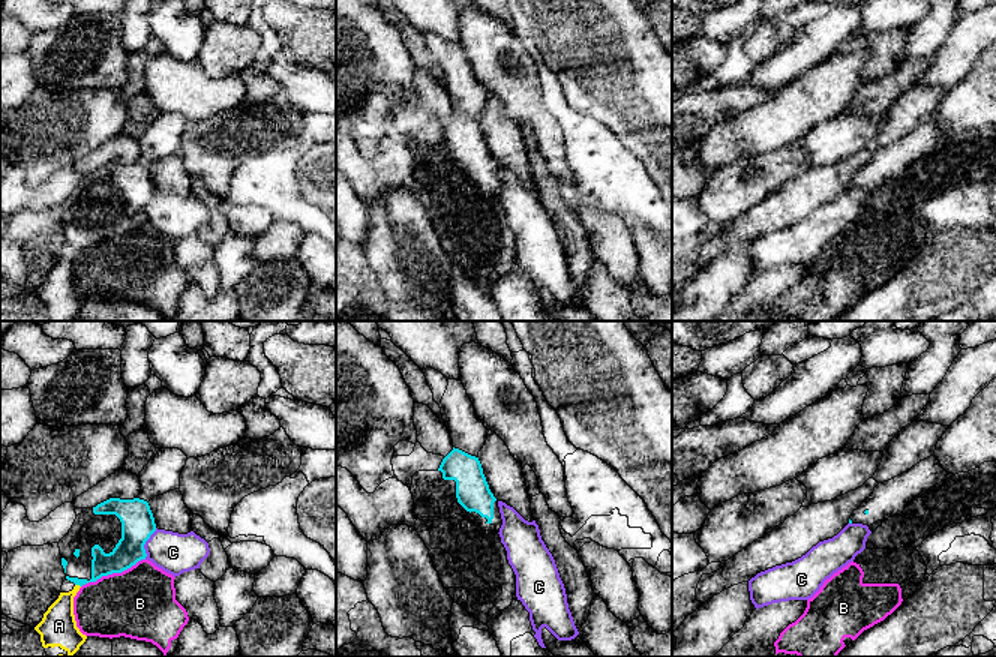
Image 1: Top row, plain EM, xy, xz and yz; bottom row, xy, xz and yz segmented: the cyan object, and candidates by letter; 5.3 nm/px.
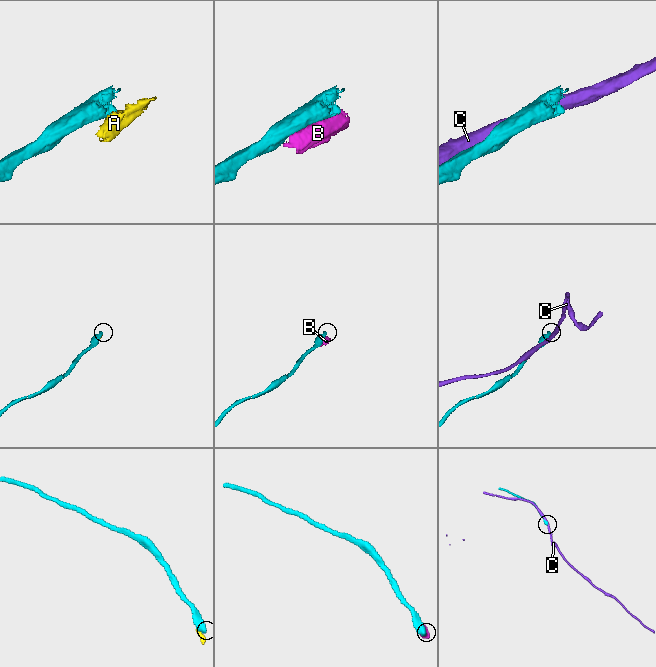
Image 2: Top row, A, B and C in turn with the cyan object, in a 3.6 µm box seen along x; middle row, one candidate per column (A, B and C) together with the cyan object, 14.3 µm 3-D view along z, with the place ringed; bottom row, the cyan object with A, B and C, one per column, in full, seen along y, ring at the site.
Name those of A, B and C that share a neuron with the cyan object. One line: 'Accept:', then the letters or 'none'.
Accept: none

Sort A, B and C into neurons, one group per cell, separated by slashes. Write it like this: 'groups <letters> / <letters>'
groups A / B / C

